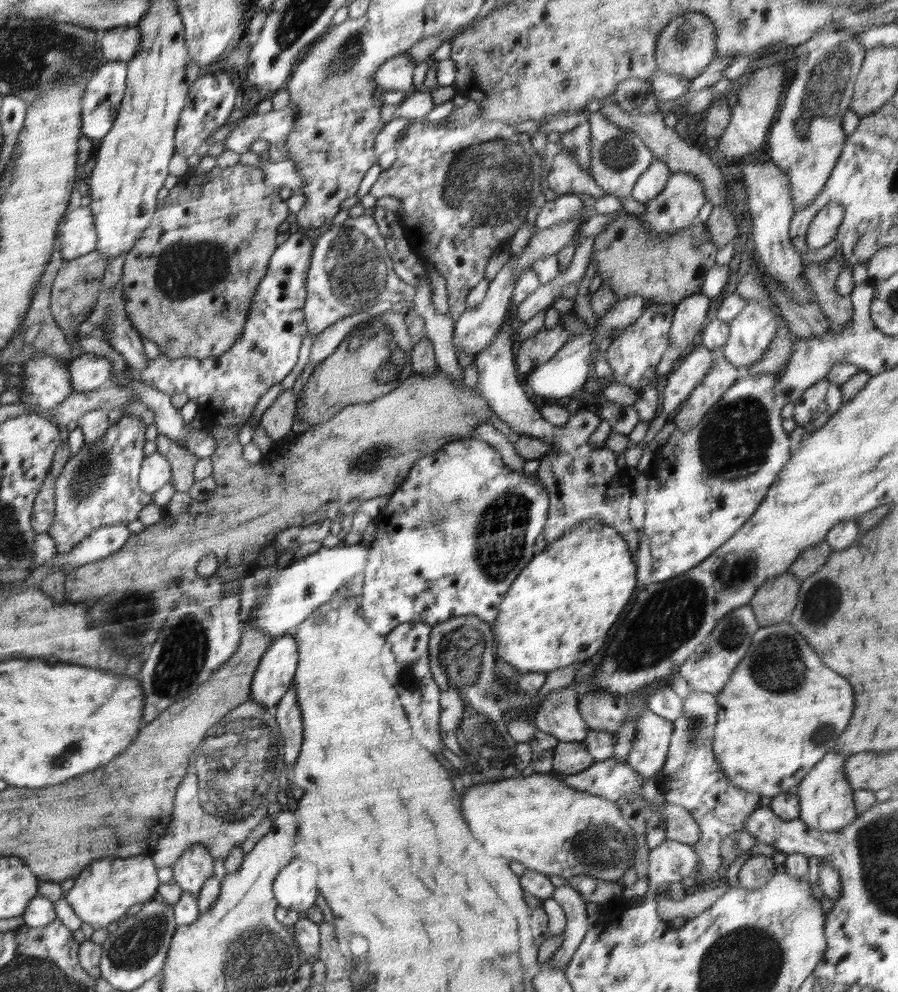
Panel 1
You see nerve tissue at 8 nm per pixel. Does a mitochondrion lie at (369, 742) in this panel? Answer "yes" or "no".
no

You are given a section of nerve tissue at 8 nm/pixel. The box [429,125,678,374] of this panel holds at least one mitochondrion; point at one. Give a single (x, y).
(487, 187)

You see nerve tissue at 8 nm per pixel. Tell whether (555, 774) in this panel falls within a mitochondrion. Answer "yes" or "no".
no

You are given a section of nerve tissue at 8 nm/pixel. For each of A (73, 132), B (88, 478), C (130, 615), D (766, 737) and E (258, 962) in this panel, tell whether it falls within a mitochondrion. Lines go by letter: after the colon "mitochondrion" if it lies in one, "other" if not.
A: other
B: mitochondrion
C: mitochondrion
D: other
E: mitochondrion

